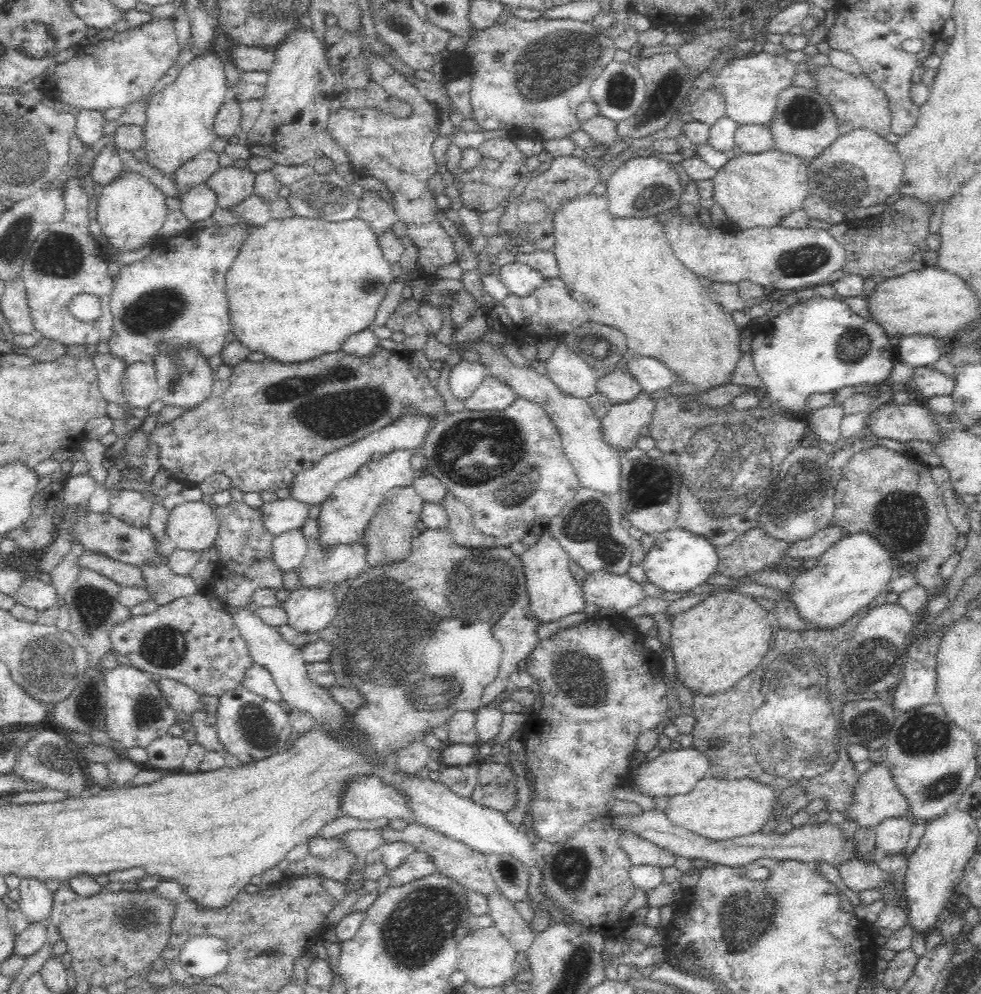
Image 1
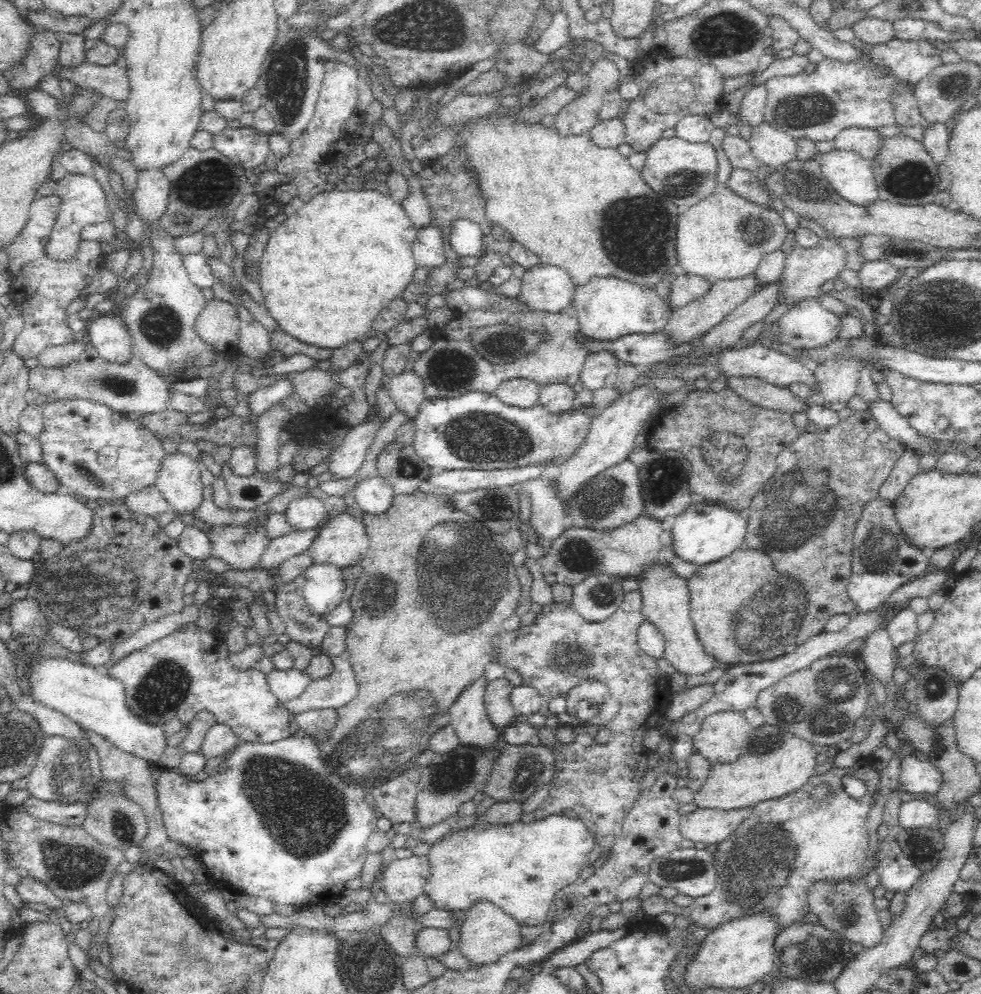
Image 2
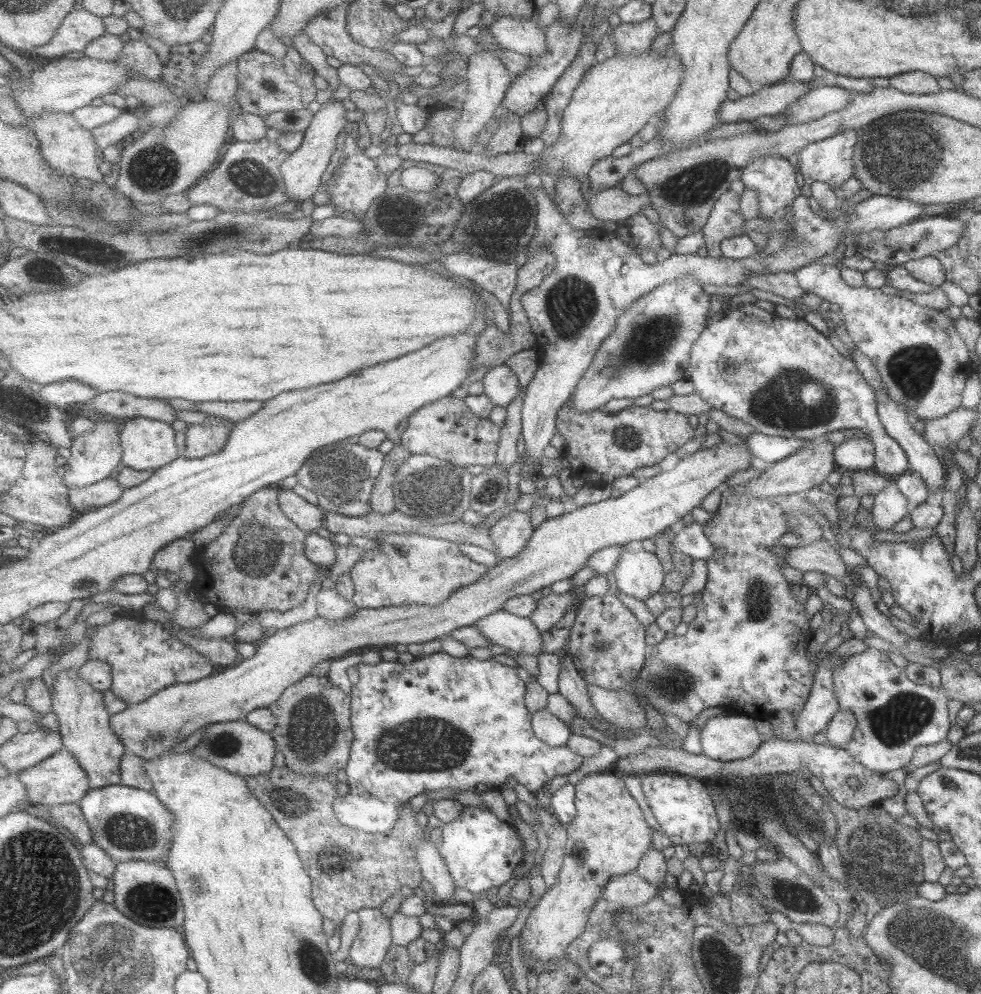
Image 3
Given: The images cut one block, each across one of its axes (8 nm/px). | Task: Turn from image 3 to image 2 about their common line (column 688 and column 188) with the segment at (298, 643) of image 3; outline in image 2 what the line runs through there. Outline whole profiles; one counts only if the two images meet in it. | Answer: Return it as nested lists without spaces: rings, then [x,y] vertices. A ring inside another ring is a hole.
[[[165,454],[154,482],[171,509],[180,515],[197,508],[204,485],[200,481],[200,464],[187,454]]]

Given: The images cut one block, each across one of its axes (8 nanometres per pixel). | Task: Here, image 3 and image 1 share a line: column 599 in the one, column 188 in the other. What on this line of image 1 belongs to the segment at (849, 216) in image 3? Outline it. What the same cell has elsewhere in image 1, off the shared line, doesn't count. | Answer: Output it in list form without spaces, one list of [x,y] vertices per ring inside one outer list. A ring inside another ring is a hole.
[[[214,224],[204,229],[192,227],[184,229],[176,236],[158,239],[152,244],[150,254],[142,260],[122,264],[115,276],[109,300],[114,319],[109,351],[127,364],[152,364],[160,343],[168,343],[172,349],[180,345],[190,345],[208,358],[220,353],[226,345],[226,334],[231,331],[225,278],[241,244],[249,234],[249,228],[241,228],[241,225],[215,228]]]

